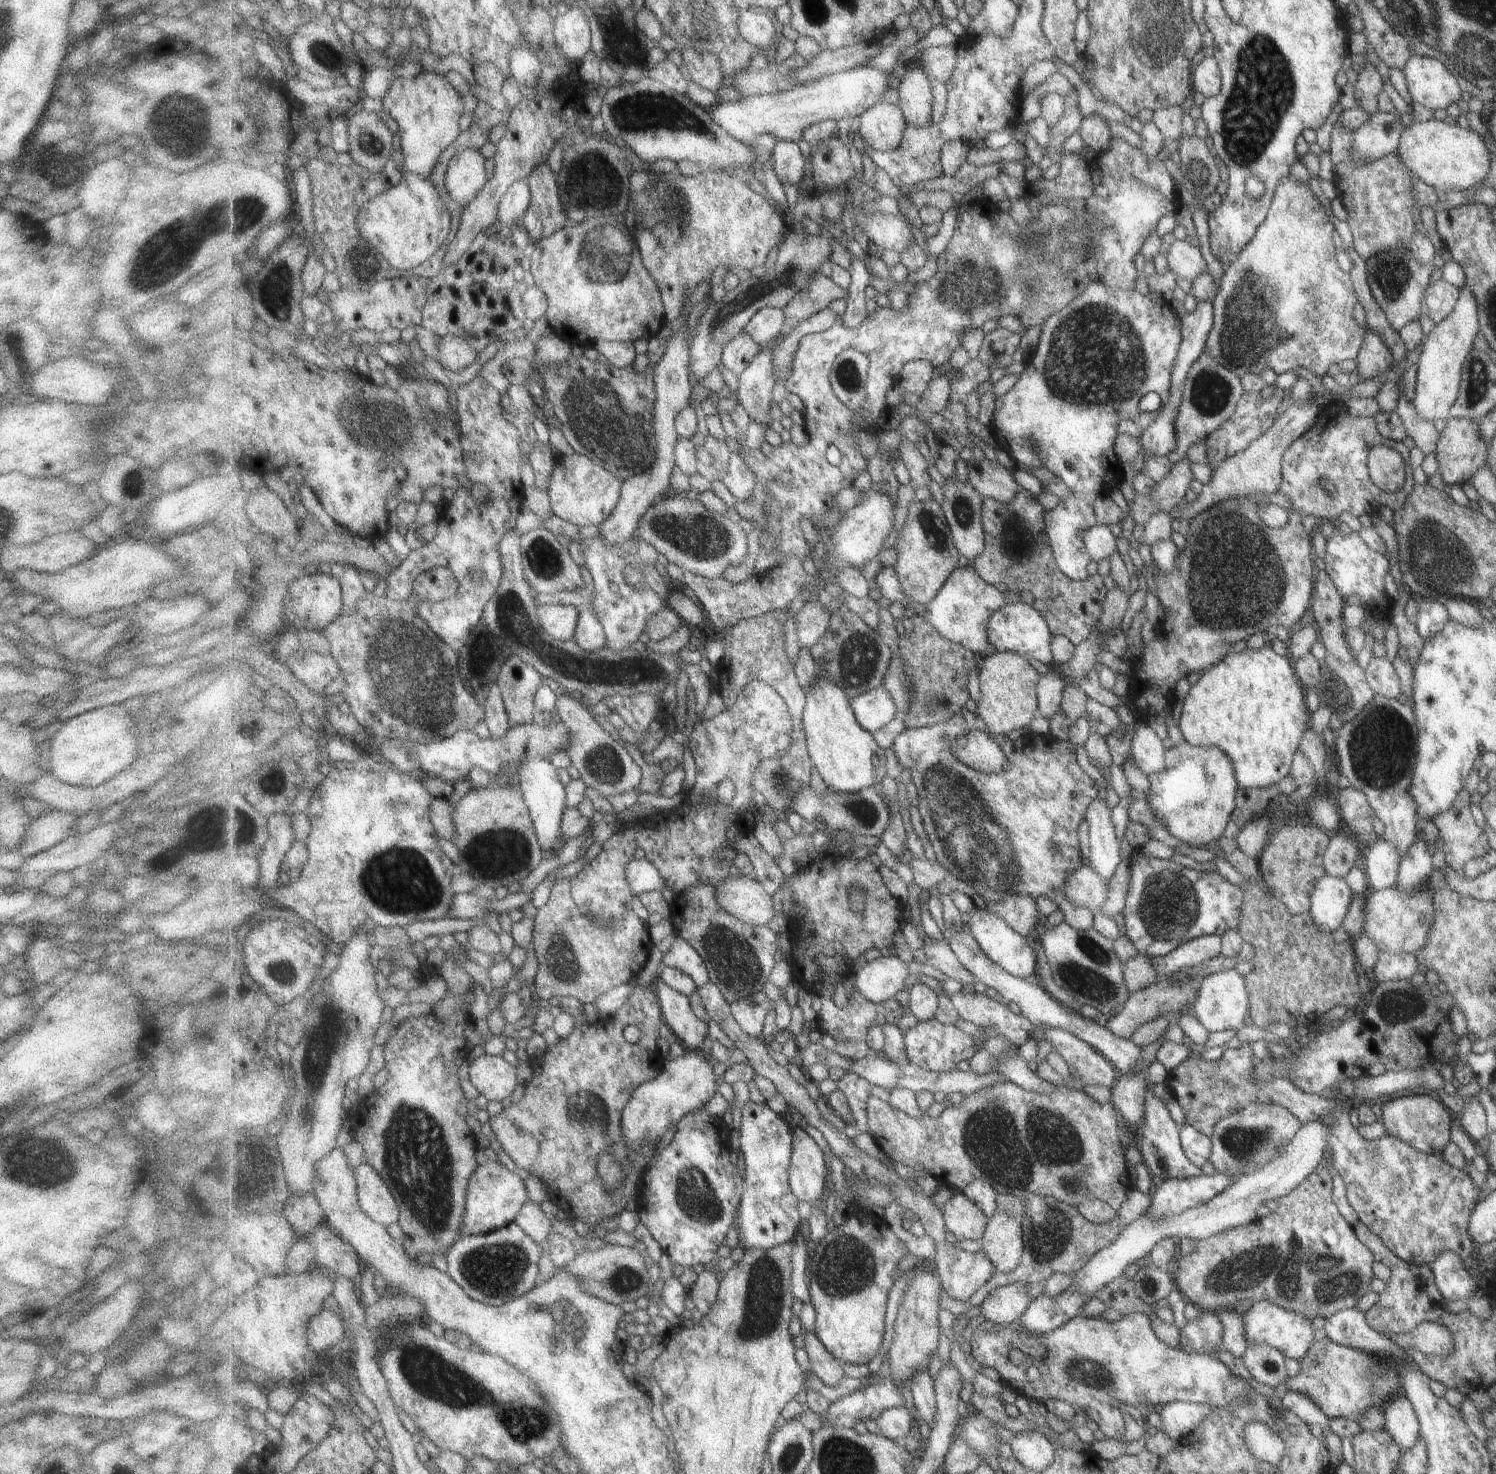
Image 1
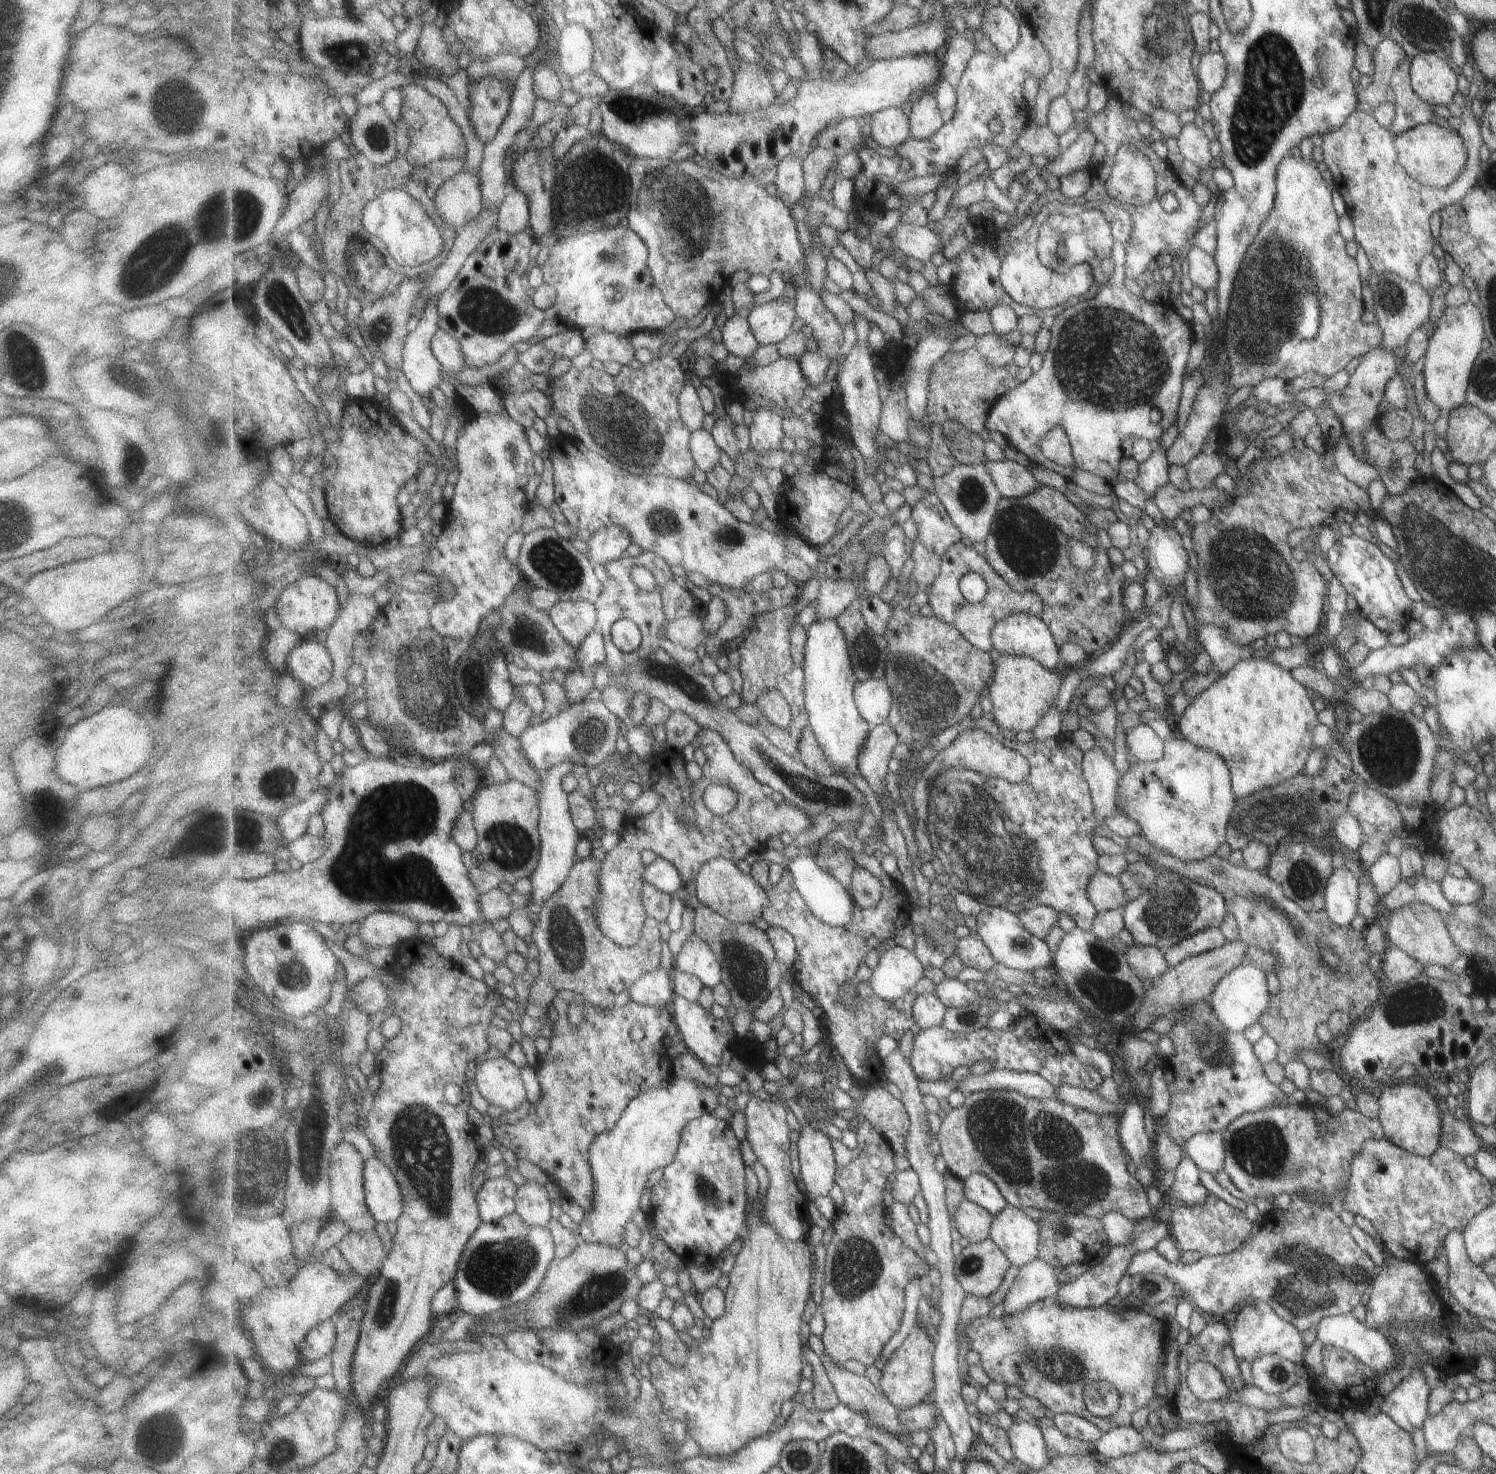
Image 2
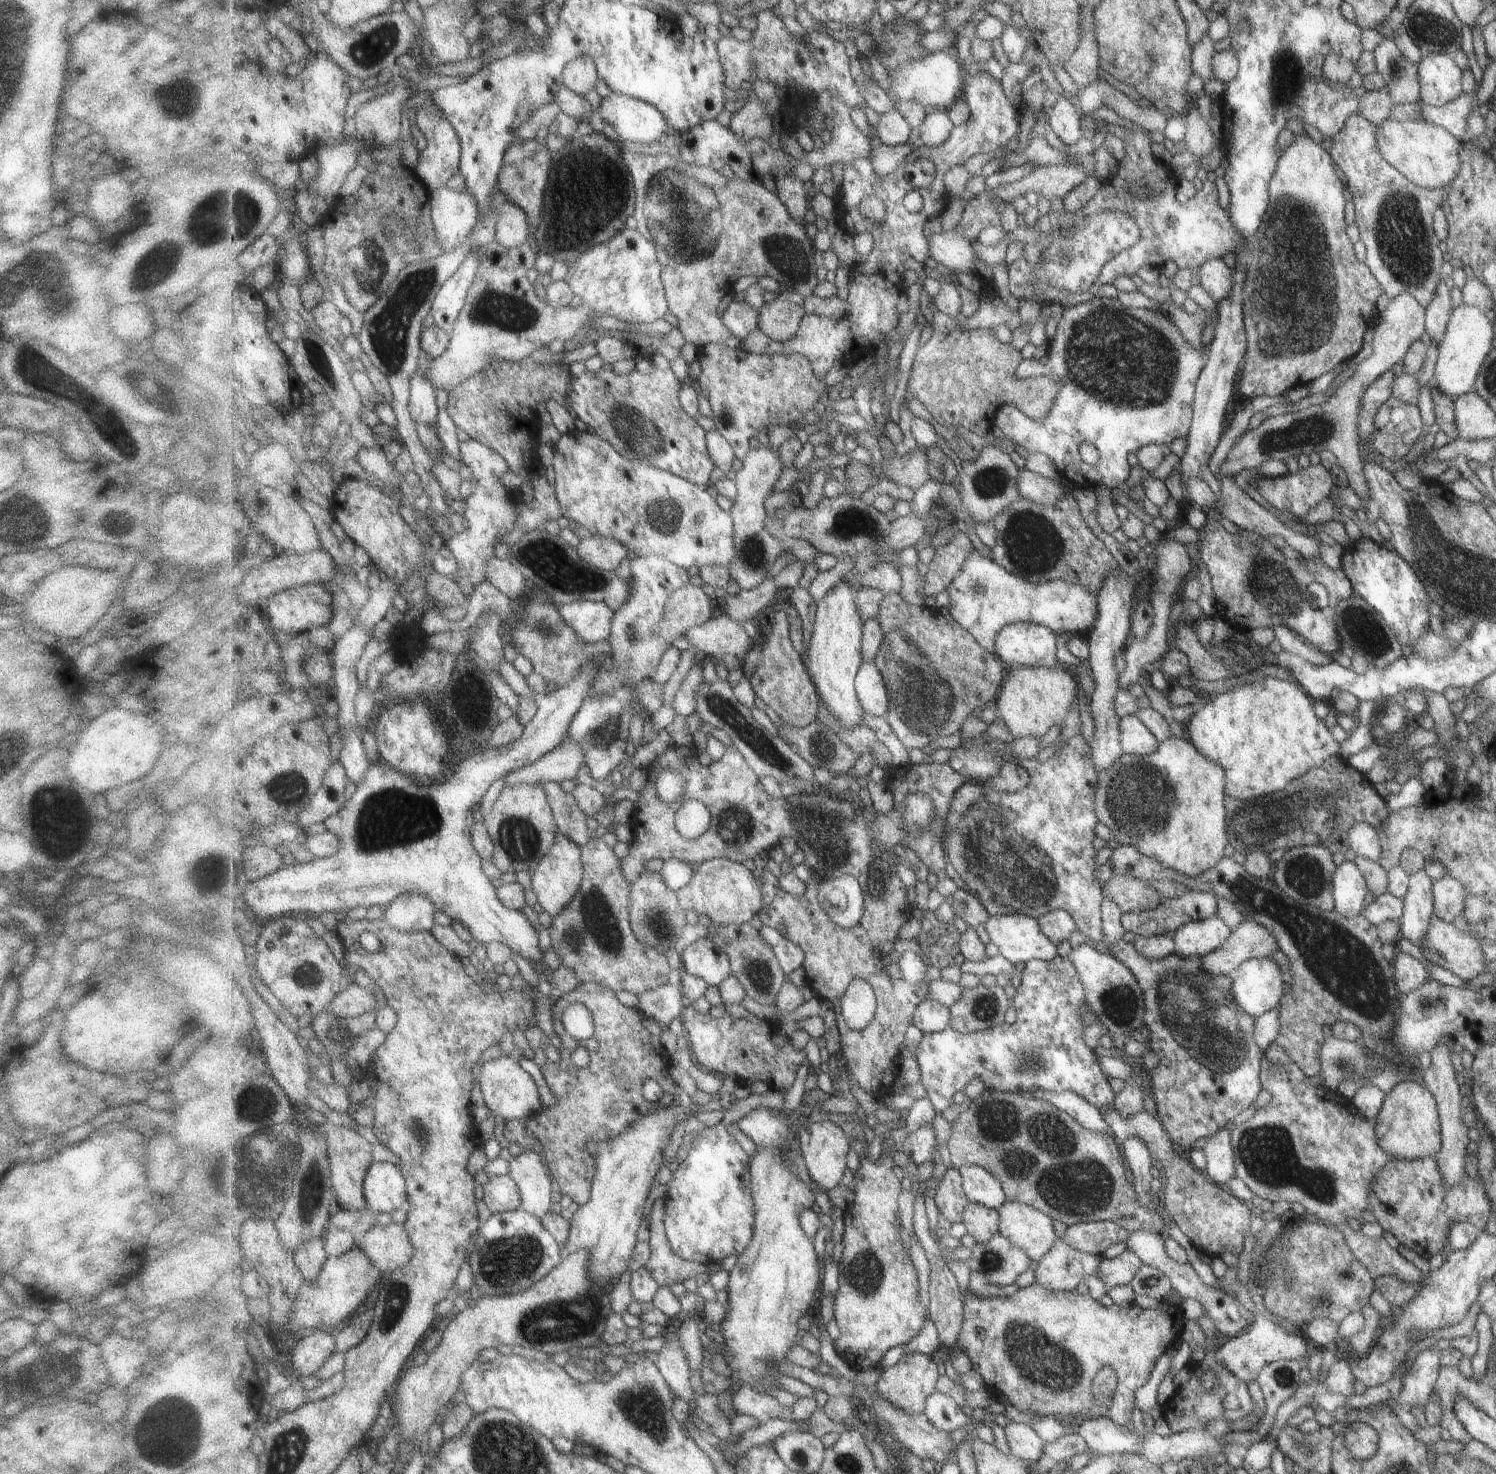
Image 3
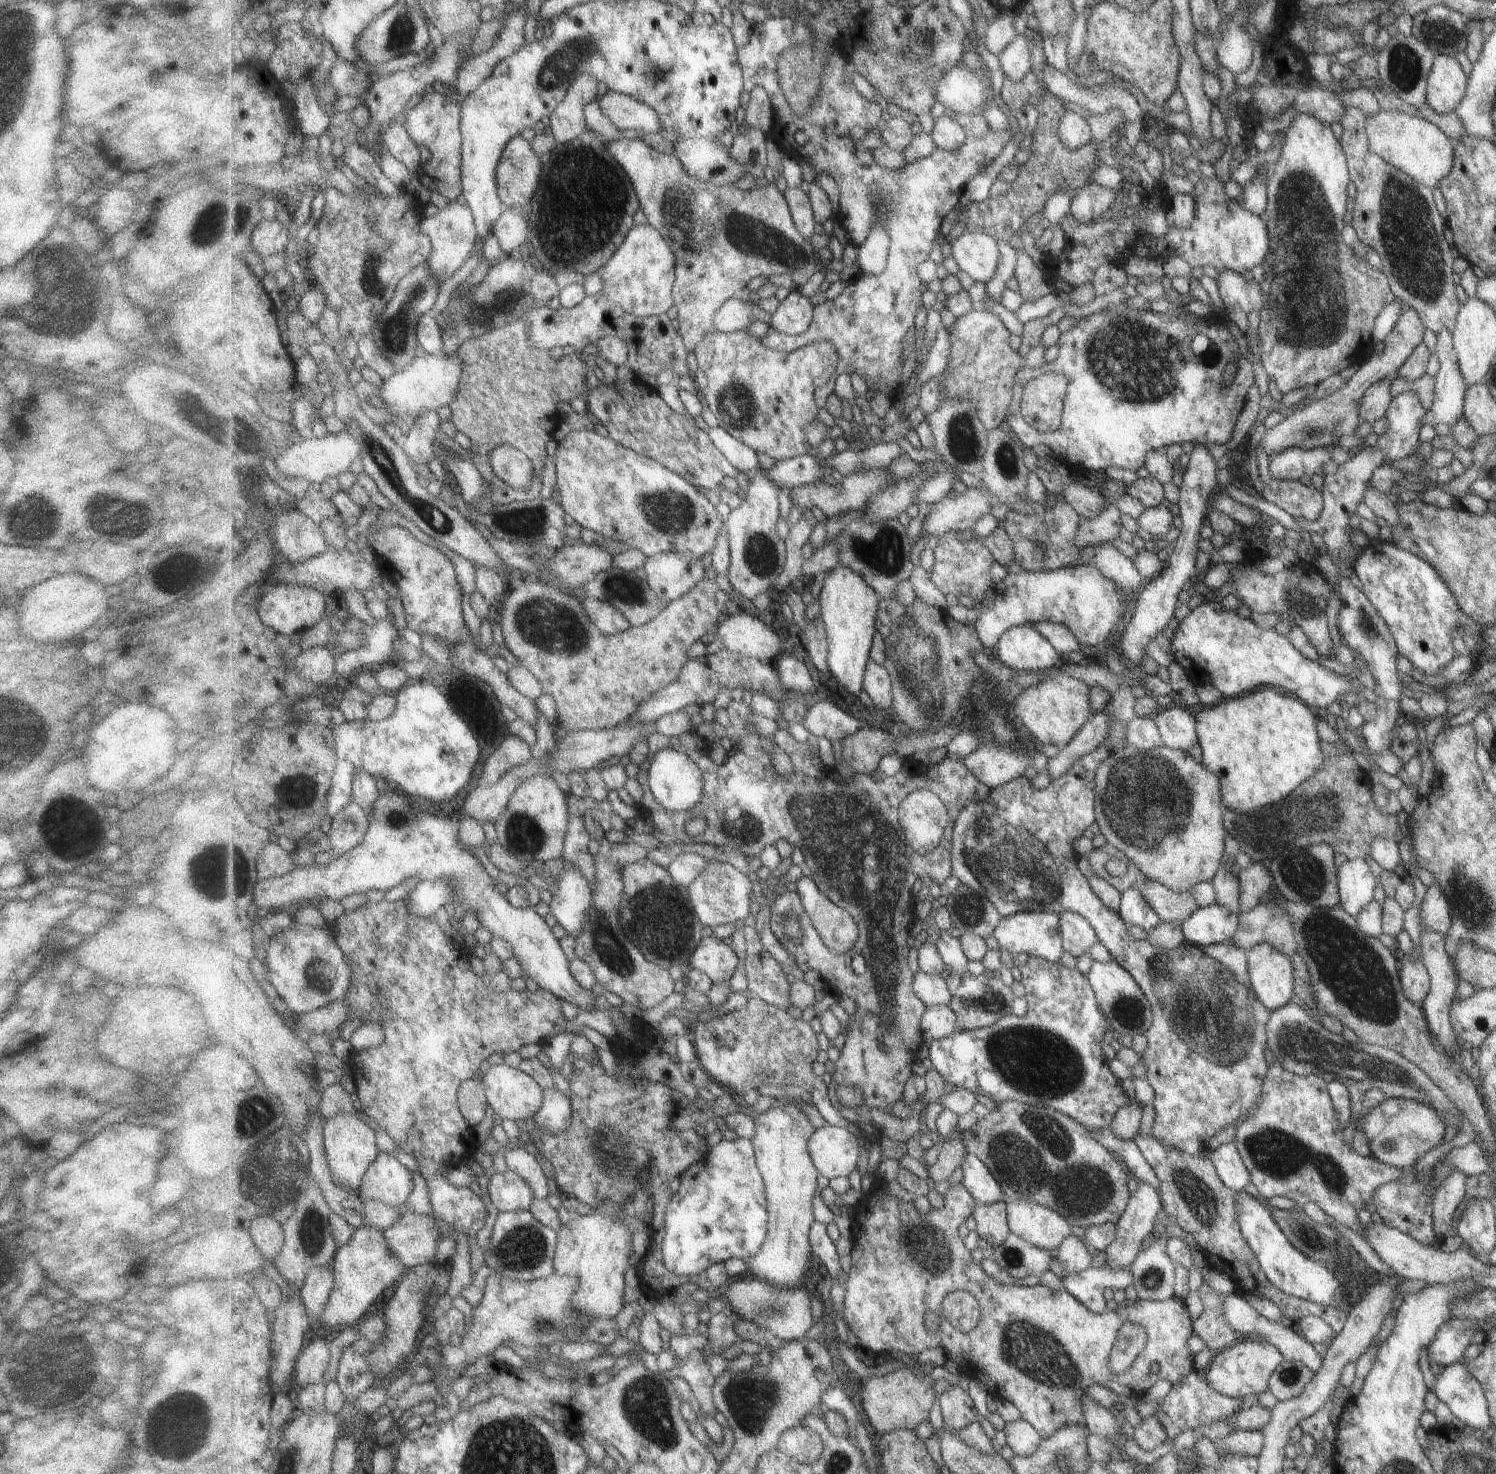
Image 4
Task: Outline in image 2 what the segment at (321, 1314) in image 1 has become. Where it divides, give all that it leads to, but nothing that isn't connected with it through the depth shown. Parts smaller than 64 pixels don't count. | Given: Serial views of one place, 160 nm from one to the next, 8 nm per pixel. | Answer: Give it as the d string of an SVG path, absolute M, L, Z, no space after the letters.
M332 1319L325 1320L307 1336L302 1344L301 1353L304 1362L313 1362L313 1360L324 1358L327 1354L332 1354L337 1340L336 1323Z

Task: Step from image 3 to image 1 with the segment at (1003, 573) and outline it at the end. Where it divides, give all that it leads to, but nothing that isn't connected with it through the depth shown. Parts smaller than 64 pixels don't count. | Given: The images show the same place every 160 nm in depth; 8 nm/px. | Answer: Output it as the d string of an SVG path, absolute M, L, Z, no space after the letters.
M893 565L885 567L875 578L869 579L869 581L876 582L879 590L877 596L884 596L891 602L902 602L906 608L913 609L916 615L921 615L927 622L930 622L939 631L939 634L953 642L962 644L980 656L991 650L988 624L995 612L1011 603L1027 603L1029 606L1034 606L1036 601L1036 598L1029 591L1001 592L997 586L989 584L974 566L968 565L957 567L949 575L938 595L927 604L918 603L905 594L898 572Z

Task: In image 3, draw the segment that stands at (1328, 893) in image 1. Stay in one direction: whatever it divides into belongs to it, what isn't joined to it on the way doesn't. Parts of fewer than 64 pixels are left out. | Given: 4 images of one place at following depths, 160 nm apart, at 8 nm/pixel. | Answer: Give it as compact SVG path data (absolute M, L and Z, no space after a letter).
M1343 861L1331 876L1333 910L1339 916L1351 919L1362 912L1362 902L1367 888L1361 872L1353 862Z

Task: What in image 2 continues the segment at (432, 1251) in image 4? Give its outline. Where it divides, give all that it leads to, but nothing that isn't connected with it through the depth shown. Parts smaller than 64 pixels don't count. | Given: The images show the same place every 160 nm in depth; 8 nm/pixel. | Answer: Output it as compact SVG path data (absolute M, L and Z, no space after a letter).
M371 1230L367 1234L352 1231L337 1244L337 1248L351 1266L351 1271L372 1279L380 1273L390 1254L376 1230Z

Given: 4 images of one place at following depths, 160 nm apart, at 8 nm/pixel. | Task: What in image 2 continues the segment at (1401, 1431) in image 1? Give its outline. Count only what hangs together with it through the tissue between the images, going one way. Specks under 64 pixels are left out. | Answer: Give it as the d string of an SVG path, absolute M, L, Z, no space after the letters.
M1413 1370L1385 1397L1380 1398L1381 1413L1387 1415L1397 1428L1411 1433L1419 1429L1427 1413L1429 1388L1421 1370Z

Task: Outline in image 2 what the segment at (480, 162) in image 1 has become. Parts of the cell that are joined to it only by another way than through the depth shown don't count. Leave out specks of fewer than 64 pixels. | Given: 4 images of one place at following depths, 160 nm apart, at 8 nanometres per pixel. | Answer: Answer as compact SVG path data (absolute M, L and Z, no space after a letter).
M460 171L439 188L435 203L445 224L461 230L483 211L483 188L479 171Z

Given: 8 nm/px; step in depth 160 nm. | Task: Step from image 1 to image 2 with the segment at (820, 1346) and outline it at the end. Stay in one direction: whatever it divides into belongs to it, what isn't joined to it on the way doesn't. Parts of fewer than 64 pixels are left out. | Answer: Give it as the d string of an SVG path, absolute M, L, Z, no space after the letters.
M823 1353L820 1357L823 1360L825 1370L827 1370L827 1376L829 1376L829 1380L831 1380L831 1384L835 1388L837 1396L839 1396L840 1403L847 1404L851 1408L857 1408L861 1414L865 1414L867 1420L869 1420L869 1427L881 1427L892 1434L893 1437L897 1436L897 1438L901 1438L901 1436L907 1438L912 1433L901 1424L901 1420L899 1420L900 1409L893 1406L879 1390L879 1386L871 1382L867 1376L859 1376L849 1372L849 1370L843 1368L843 1365L837 1364L829 1354Z

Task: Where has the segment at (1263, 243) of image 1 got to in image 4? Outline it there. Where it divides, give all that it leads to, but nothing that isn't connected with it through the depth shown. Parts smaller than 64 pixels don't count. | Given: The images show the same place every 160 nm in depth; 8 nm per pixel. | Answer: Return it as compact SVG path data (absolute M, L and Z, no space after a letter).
M1297 113L1288 128L1283 131L1283 144L1280 144L1279 156L1265 180L1266 207L1263 210L1263 215L1267 223L1267 230L1270 232L1270 250L1261 264L1265 271L1265 278L1258 285L1263 293L1266 306L1258 312L1259 323L1256 330L1259 342L1261 342L1261 359L1259 362L1263 366L1262 369L1266 372L1268 379L1273 379L1281 394L1302 386L1316 386L1319 382L1325 380L1327 376L1337 374L1337 372L1346 374L1349 367L1356 365L1359 361L1371 355L1370 349L1373 343L1370 341L1370 334L1373 320L1386 304L1395 299L1389 288L1387 277L1380 270L1370 267L1366 261L1360 261L1357 258L1355 246L1346 245L1340 237L1339 232L1344 226L1341 219L1351 204L1345 192L1345 187L1349 184L1350 178L1346 167L1345 155L1339 141L1329 129L1329 125L1310 114Z

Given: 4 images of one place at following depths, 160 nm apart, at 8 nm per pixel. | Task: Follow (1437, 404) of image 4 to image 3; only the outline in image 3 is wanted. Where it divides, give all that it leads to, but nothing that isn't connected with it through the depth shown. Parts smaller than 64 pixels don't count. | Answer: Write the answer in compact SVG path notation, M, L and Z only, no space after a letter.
M1440 277L1431 302L1424 307L1424 332L1435 342L1435 345L1443 336L1451 310L1448 288Z

